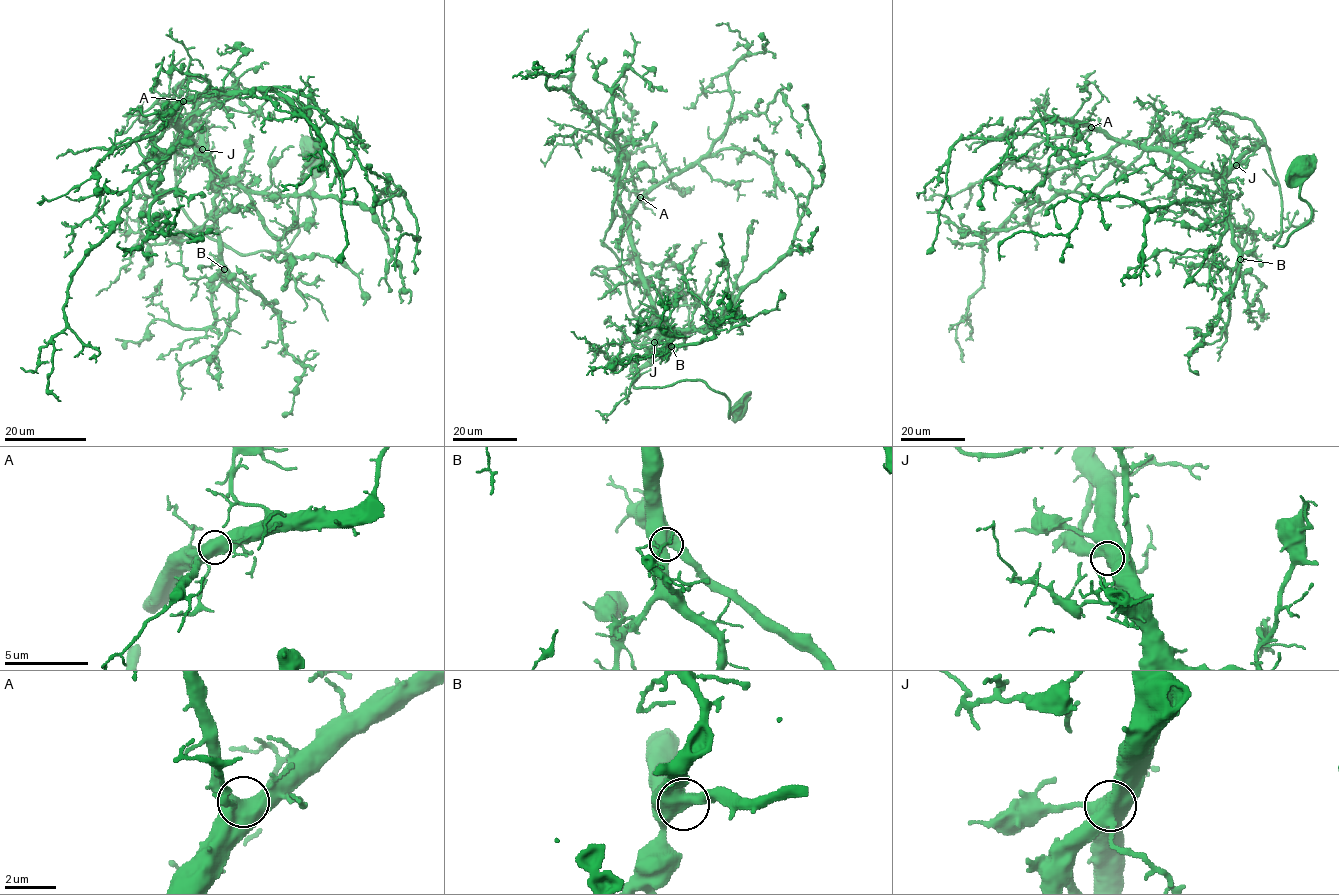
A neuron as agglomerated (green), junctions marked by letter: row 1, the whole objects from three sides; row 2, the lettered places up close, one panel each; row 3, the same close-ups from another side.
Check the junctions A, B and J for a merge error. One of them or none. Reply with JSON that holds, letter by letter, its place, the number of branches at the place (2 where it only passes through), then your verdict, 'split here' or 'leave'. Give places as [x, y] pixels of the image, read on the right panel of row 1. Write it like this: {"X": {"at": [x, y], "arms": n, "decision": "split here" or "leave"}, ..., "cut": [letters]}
{"A": {"at": [1091, 127], "arms": 3, "decision": "leave"}, "B": {"at": [1240, 259], "arms": 3, "decision": "leave"}, "J": {"at": [1236, 165], "arms": 3, "decision": "leave"}, "cut": []}

